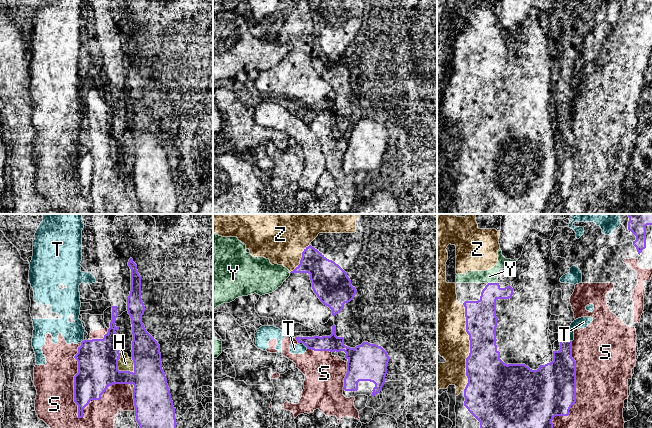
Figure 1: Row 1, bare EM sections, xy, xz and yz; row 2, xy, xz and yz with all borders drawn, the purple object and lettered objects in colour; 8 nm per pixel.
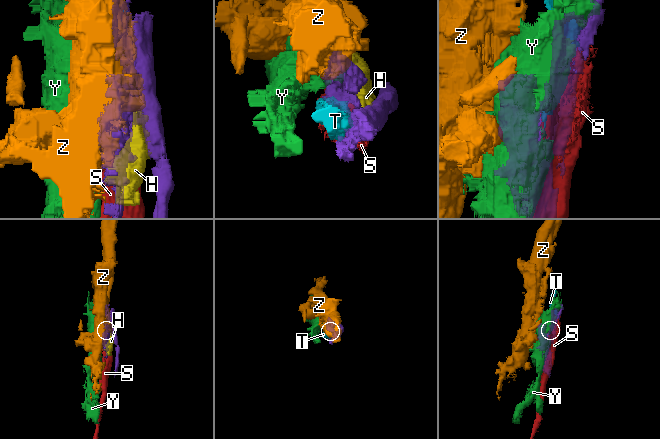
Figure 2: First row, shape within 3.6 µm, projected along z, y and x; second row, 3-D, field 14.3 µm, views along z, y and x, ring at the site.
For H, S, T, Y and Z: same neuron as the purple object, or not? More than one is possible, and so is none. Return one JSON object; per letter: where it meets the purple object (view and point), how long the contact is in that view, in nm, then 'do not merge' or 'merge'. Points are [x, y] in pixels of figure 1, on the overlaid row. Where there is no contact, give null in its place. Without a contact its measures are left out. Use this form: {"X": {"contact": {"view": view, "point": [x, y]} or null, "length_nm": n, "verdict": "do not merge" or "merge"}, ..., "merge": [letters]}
{"H": {"contact": {"view": "xy", "point": [117, 369]}, "length_nm": 200, "verdict": "do not merge"}, "S": {"contact": {"view": "xy", "point": [74, 381]}, "length_nm": 600, "verdict": "do not merge"}, "T": {"contact": {"view": "xz", "point": [305, 345]}, "length_nm": 60, "verdict": "do not merge"}, "Y": {"contact": {"view": "yz", "point": [492, 283]}, "length_nm": 90, "verdict": "do not merge"}, "Z": {"contact": {"view": "yz", "point": [470, 347]}, "length_nm": 700, "verdict": "do not merge"}, "merge": []}

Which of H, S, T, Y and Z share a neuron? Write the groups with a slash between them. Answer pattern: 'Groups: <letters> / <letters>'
Groups: H / S T / Y / Z

